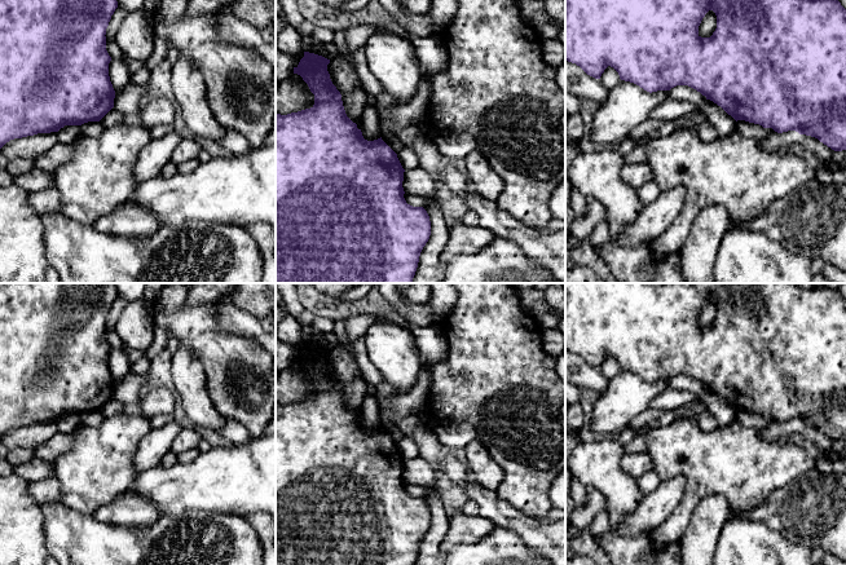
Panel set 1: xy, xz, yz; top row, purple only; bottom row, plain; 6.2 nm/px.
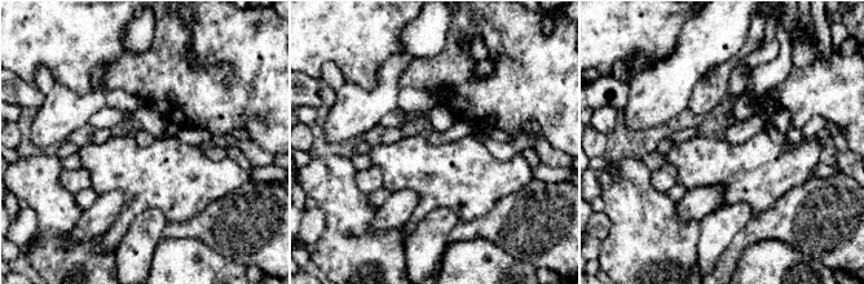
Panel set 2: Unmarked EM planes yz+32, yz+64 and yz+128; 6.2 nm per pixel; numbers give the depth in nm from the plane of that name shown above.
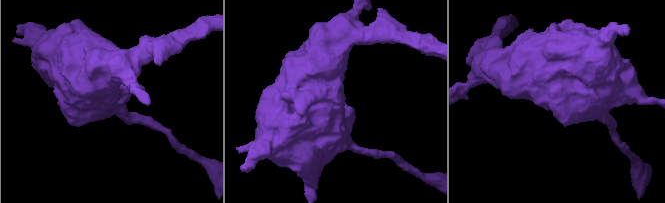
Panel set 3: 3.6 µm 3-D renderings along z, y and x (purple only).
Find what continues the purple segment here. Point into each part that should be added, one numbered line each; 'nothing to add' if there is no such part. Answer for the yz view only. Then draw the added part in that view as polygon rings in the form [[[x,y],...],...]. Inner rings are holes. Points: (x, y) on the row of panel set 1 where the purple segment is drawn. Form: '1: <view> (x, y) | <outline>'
nothing to add

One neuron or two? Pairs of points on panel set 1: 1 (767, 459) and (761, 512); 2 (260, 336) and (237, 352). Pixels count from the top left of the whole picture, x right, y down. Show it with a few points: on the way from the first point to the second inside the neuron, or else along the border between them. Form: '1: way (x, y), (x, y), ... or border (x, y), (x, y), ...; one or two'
1: border (787, 485), (776, 489), (752, 508), (732, 511); two
2: border (227, 329), (237, 334), (252, 336), (261, 345); two

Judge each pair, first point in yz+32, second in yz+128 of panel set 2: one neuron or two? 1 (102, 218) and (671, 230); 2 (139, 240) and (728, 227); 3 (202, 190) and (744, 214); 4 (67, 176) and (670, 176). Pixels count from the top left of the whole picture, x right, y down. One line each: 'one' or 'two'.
1: two
2: one
3: two
4: one

